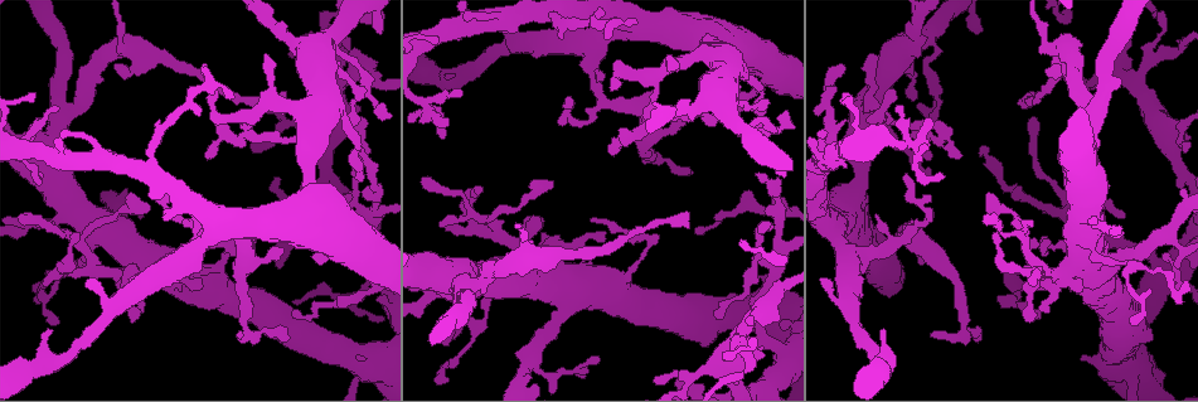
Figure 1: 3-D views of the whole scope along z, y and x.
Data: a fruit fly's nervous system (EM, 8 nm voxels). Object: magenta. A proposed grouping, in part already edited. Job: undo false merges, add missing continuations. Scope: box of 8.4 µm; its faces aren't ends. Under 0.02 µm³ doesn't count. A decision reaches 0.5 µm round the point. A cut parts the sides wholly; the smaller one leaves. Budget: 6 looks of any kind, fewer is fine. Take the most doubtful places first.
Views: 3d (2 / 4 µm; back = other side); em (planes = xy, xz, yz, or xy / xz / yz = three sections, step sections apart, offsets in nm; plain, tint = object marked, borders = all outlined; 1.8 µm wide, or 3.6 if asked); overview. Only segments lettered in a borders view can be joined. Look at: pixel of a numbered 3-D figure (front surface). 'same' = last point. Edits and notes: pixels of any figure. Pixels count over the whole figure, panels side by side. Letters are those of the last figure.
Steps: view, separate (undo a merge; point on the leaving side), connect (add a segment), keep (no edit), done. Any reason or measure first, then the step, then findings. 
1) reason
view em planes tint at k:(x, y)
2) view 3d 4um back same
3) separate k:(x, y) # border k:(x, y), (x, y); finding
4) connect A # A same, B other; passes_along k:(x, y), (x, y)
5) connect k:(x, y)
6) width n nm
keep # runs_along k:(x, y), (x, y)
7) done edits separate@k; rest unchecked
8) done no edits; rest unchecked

tapers out
view em yz step 4 tint at 1:(930, 155)

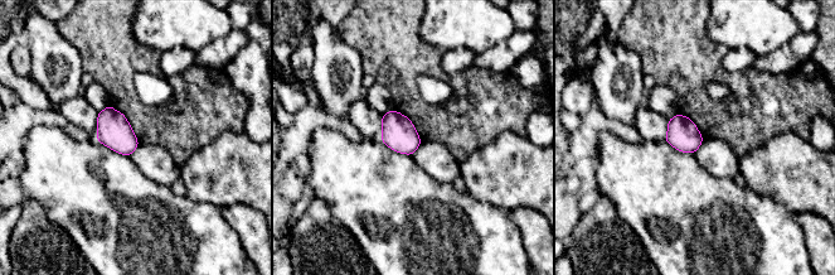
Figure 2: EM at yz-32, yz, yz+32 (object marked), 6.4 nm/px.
cut it another way
view em xy step 4 borders same

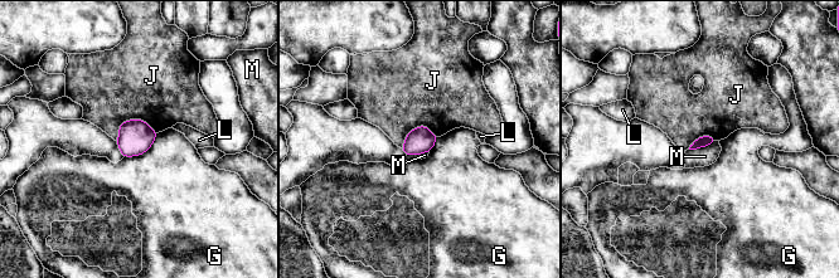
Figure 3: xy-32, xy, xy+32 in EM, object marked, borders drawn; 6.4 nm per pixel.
keep # G other, J other, L other, M other; border 3:(158, 132), (125, 120), (116, 140); none of them fits

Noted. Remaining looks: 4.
free end
view em planes borders at 1:(296, 313)

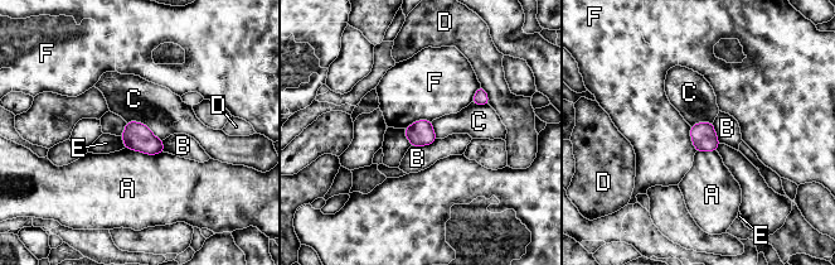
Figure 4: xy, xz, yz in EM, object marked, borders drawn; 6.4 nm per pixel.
keep # A other, B other, C other, D other, E other, F other; border 4:(126, 121), (141, 121), (161, 140); no lettered segment goes on from it

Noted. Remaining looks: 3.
view 3d 4um at 1:(456, 274)

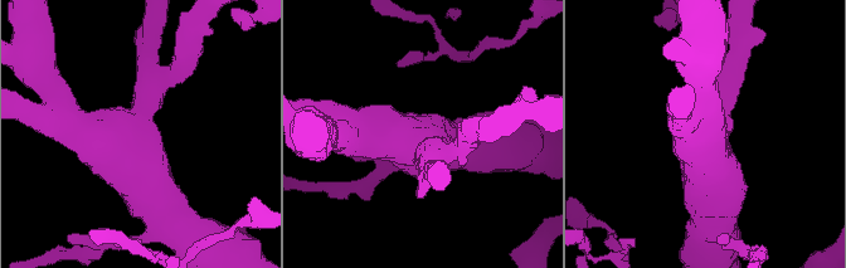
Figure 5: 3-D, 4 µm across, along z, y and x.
need the tissue
view em 3.6um xy step 4 tint at 5:(418, 144)

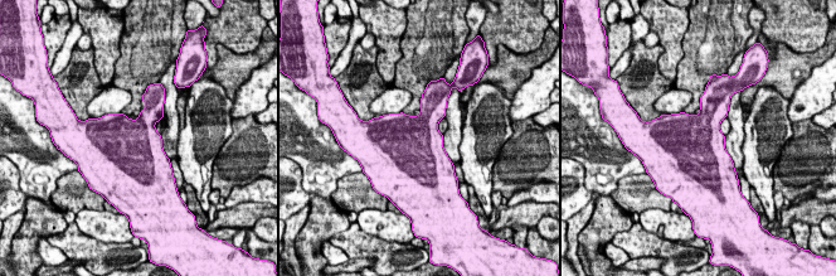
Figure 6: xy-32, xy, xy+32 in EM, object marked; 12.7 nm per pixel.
view em 3.6um xz step 16 borders same

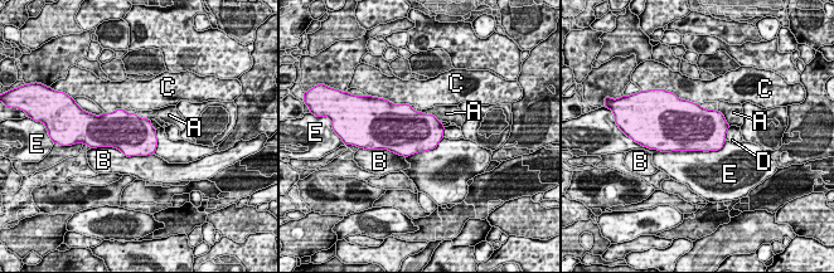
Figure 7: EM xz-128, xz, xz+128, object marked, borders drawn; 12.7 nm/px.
keep # A other, B other, C other, D other, E other; border 7:(132, 112), (150, 120); continuous, no second neuron

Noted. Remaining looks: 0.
done no edits; rest unchecked

